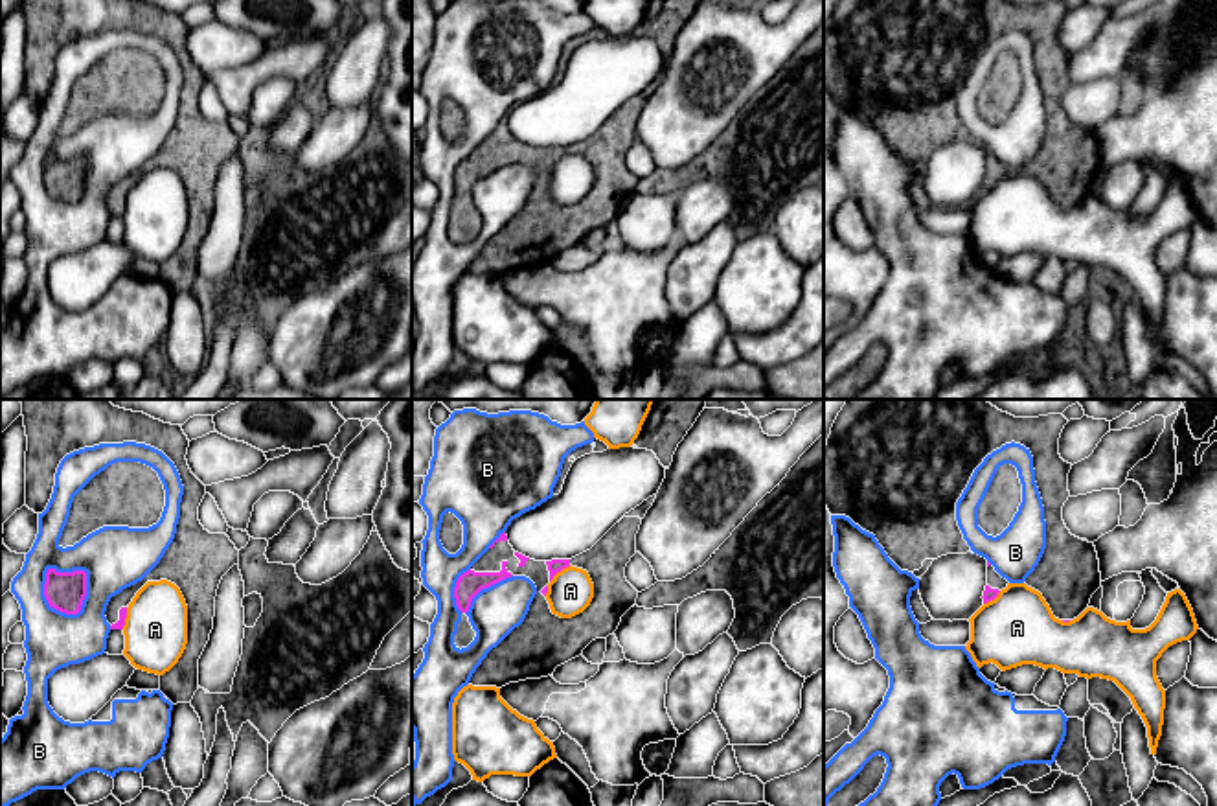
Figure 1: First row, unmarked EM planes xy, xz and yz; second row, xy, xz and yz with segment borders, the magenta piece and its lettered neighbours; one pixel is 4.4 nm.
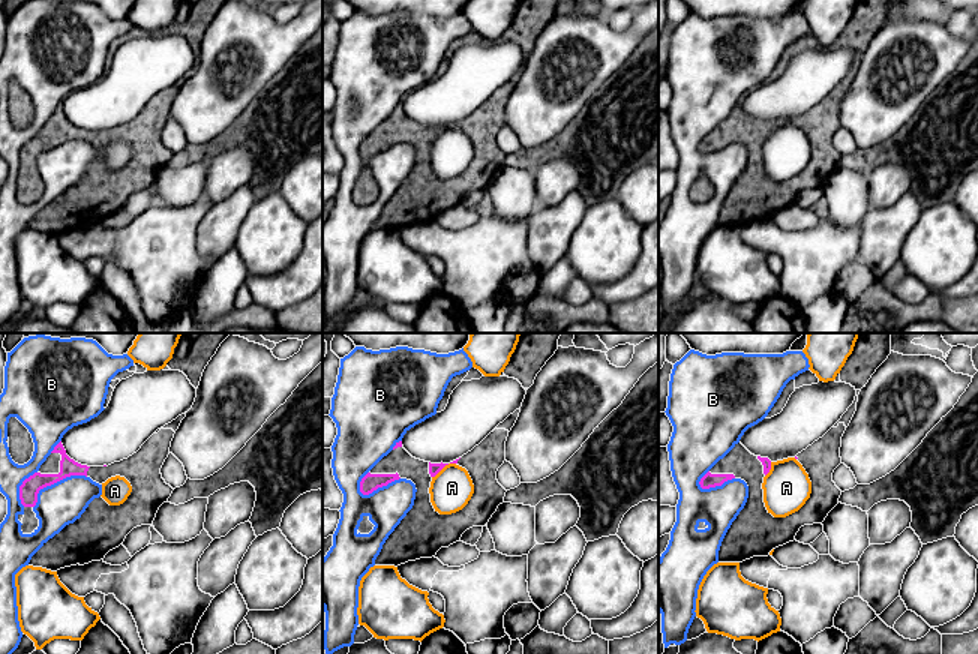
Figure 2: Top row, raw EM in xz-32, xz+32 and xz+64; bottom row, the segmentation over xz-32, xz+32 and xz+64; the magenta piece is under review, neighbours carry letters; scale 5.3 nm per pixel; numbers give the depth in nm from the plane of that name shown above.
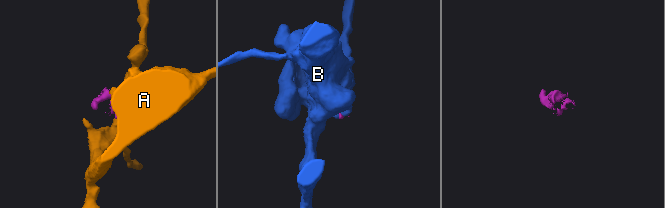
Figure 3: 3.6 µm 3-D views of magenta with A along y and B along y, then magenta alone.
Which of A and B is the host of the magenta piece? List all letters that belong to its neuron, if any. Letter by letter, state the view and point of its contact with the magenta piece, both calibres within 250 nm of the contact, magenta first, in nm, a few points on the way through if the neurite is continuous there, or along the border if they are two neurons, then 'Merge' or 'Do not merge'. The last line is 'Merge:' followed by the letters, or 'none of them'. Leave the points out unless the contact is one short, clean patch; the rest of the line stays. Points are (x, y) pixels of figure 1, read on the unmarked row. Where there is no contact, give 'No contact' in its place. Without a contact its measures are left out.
A: Touches magenta at xz (559, 159). Thickness 60 nm (magenta) against 200 nm. Do not merge
B: Touches magenta at xy (46, 186). Thickness 180 nm (magenta) against 240 nm. Do not merge
Merge: none of them

